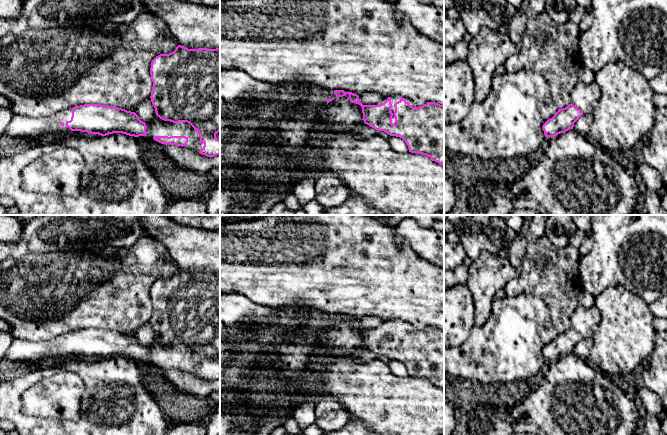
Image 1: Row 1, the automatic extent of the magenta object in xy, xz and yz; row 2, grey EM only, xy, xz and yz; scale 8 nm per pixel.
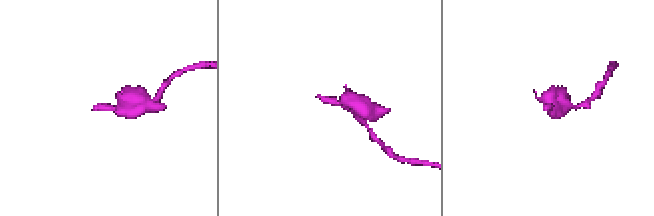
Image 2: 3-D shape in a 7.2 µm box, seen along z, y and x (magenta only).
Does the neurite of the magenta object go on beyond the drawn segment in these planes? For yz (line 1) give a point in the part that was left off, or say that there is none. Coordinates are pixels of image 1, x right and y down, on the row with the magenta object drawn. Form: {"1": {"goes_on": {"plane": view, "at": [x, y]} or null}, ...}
{"1": {"goes_on": null}}

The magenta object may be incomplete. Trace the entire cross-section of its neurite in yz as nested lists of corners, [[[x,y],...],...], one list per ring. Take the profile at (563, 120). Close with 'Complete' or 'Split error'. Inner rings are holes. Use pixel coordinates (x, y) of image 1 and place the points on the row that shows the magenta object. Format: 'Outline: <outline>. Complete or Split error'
Outline: [[[573,104],[558,109],[554,116],[542,126],[545,137],[555,137],[560,133],[573,129],[574,123],[583,115],[583,112]]]. Complete

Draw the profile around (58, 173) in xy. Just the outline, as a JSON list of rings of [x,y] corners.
[[[74,146],[60,147],[44,153],[22,171],[22,187],[26,191],[64,197],[78,196],[81,172],[86,162]]]

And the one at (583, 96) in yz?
[[[578,81],[570,92],[571,104],[580,109],[583,114],[590,115],[593,112],[593,104],[599,100],[601,91],[598,85]]]

